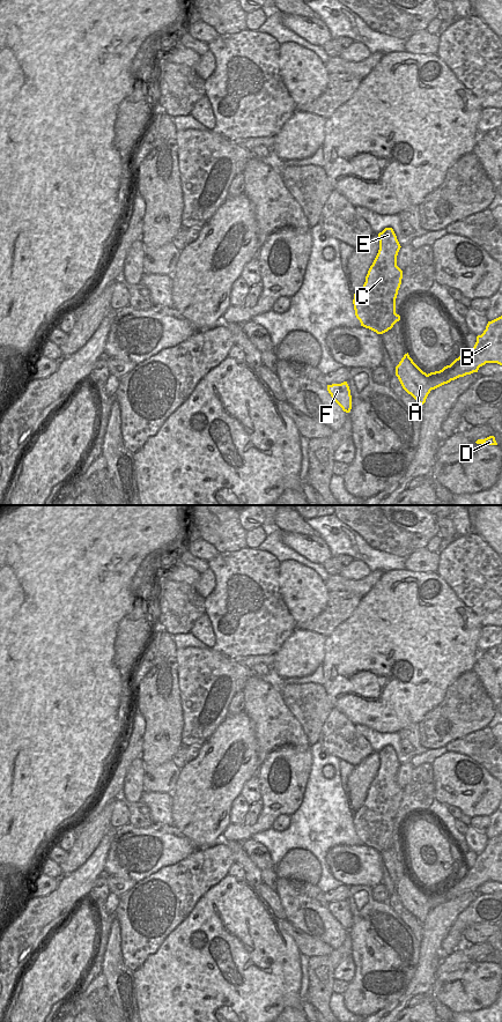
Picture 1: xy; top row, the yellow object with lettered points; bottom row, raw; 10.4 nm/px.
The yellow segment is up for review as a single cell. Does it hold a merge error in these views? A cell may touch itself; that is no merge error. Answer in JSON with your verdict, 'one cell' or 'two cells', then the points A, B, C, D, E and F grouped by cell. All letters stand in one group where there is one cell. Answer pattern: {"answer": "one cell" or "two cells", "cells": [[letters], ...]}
{"answer": "two cells", "cells": [["A", "D"], ["B", "C", "E", "F"]]}

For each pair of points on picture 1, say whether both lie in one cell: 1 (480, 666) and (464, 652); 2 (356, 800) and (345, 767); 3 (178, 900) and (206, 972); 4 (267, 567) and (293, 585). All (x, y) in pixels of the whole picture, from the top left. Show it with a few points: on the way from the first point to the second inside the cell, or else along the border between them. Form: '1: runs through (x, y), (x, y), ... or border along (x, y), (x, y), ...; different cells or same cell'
1: border along (479, 654), (471, 668); different cells
2: border along (354, 767), (347, 779), (346, 792); different cells
3: border along (201, 896), (191, 912), (167, 938); different cells
4: border along (279, 562), (279, 592), (283, 601); different cells

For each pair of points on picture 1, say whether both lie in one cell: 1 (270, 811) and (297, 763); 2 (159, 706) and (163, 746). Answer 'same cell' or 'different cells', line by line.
1: same cell
2: same cell

